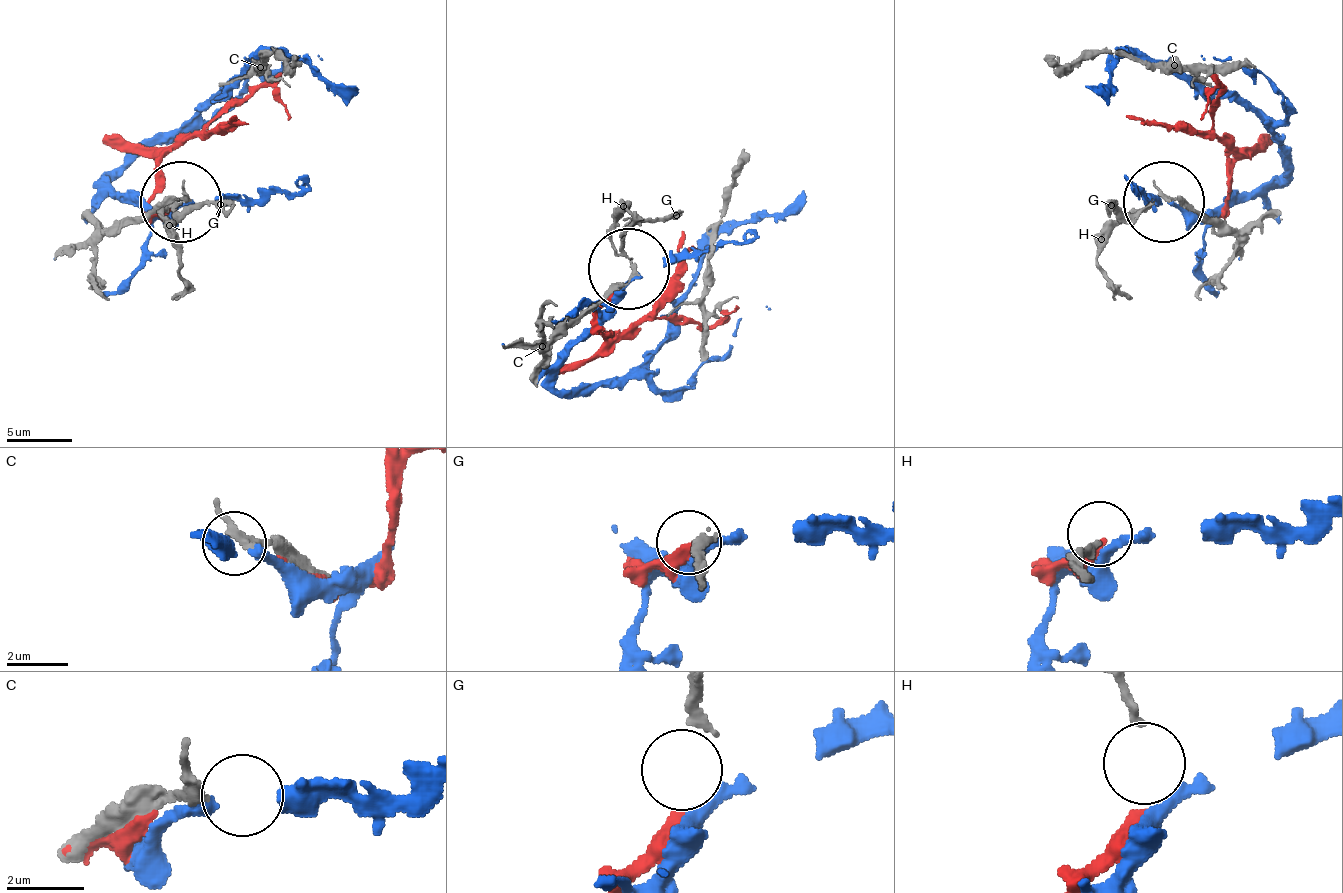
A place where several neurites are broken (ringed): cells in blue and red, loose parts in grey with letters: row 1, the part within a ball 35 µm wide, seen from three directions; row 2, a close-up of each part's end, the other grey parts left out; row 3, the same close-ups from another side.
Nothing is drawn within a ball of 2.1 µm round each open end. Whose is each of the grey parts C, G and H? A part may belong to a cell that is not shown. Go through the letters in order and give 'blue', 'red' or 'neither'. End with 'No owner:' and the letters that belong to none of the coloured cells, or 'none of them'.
C: neither
G: red
H: blue
No owner: C

